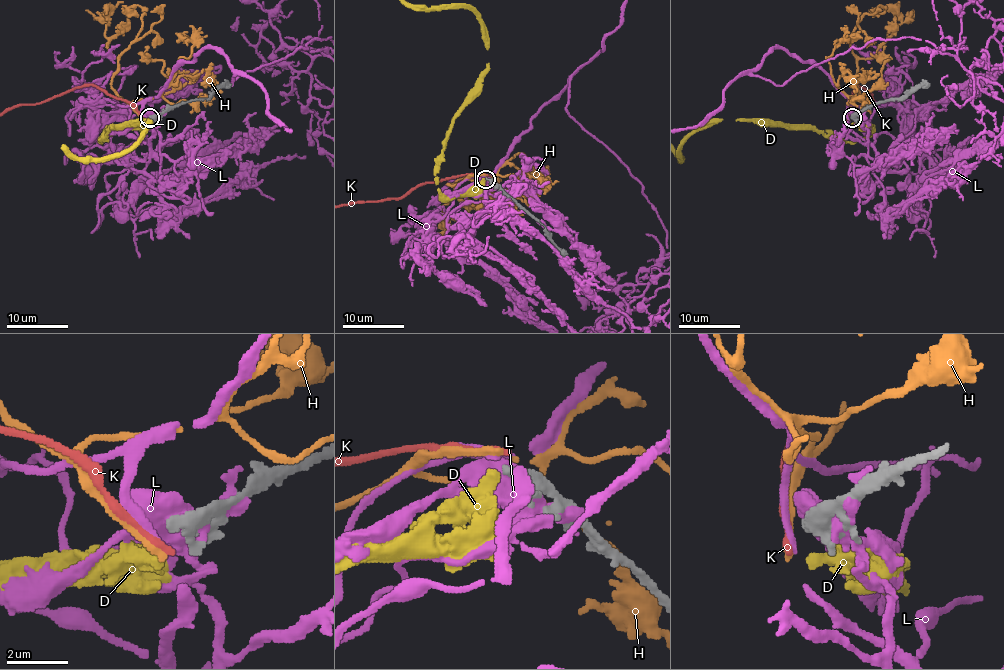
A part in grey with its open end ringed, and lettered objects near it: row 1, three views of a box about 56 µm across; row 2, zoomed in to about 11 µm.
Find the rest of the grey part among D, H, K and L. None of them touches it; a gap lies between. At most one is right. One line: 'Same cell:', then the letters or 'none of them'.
Same cell: none of them

